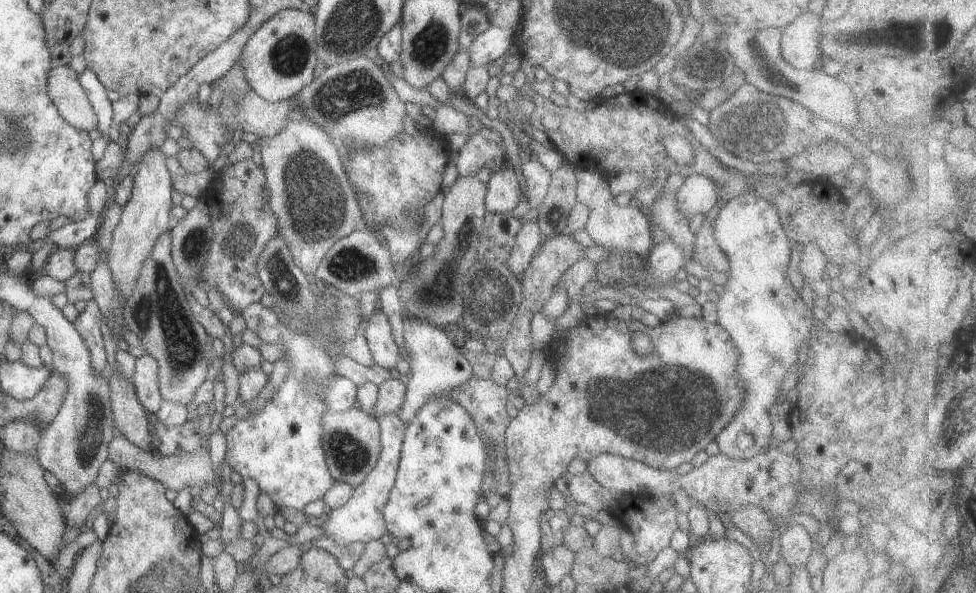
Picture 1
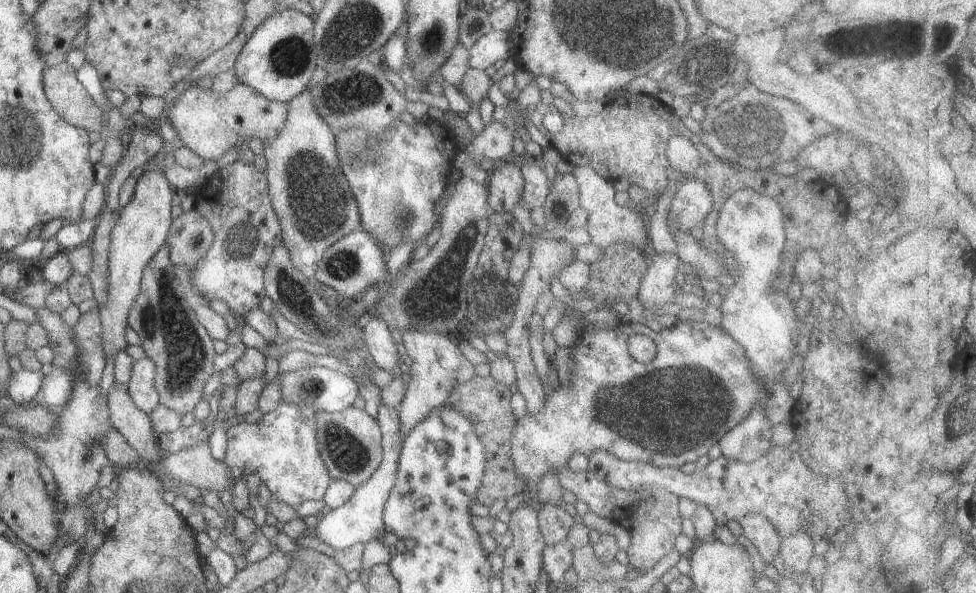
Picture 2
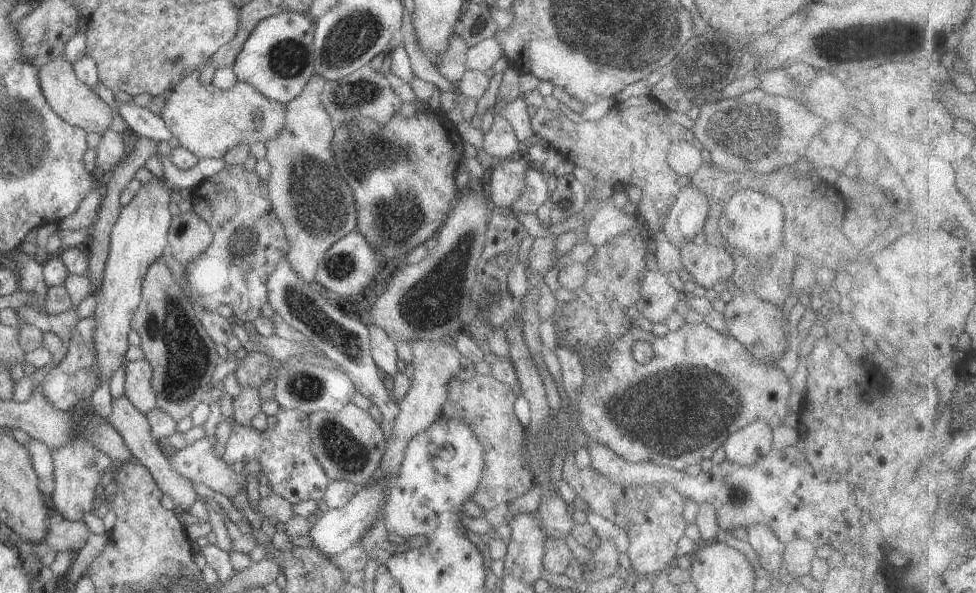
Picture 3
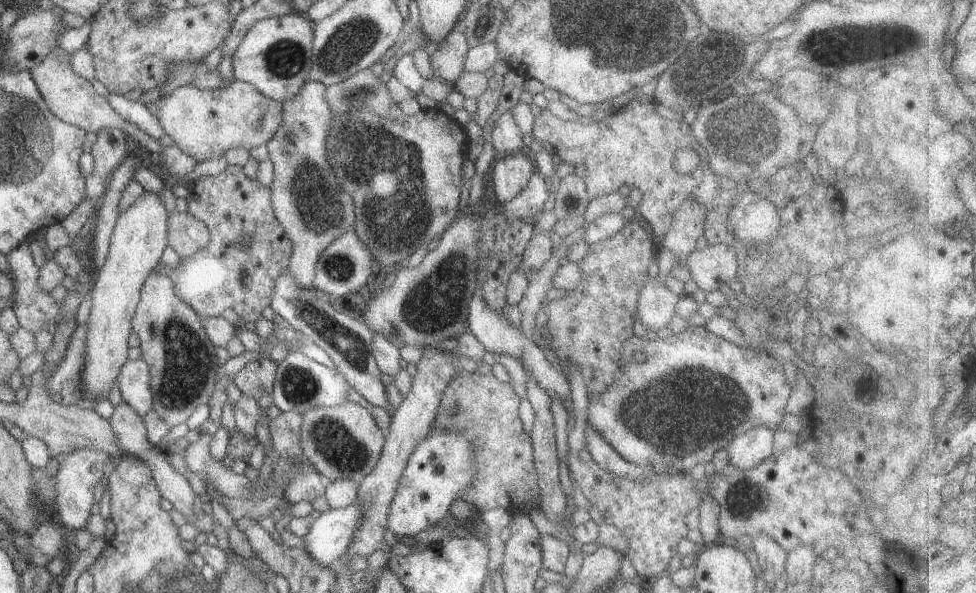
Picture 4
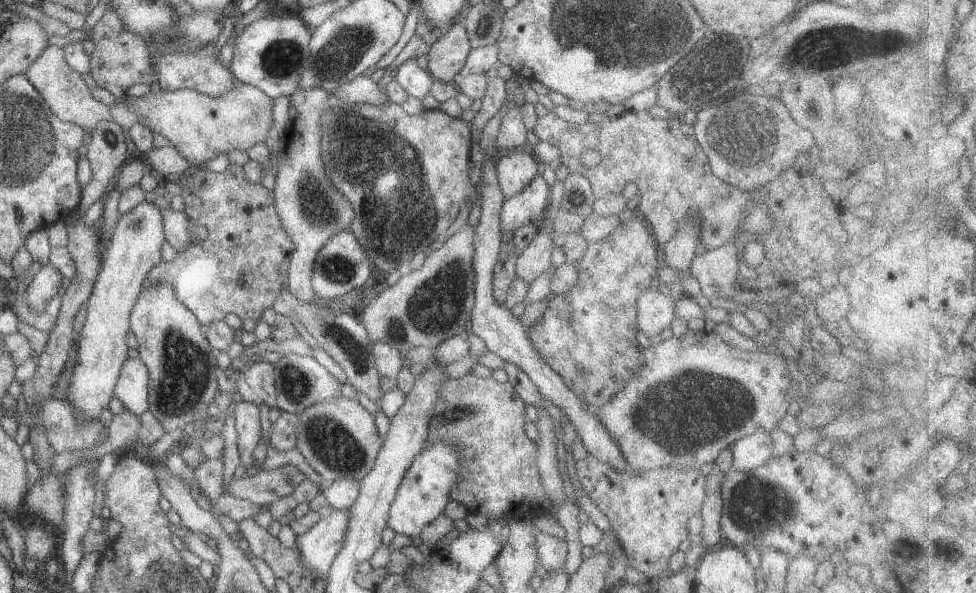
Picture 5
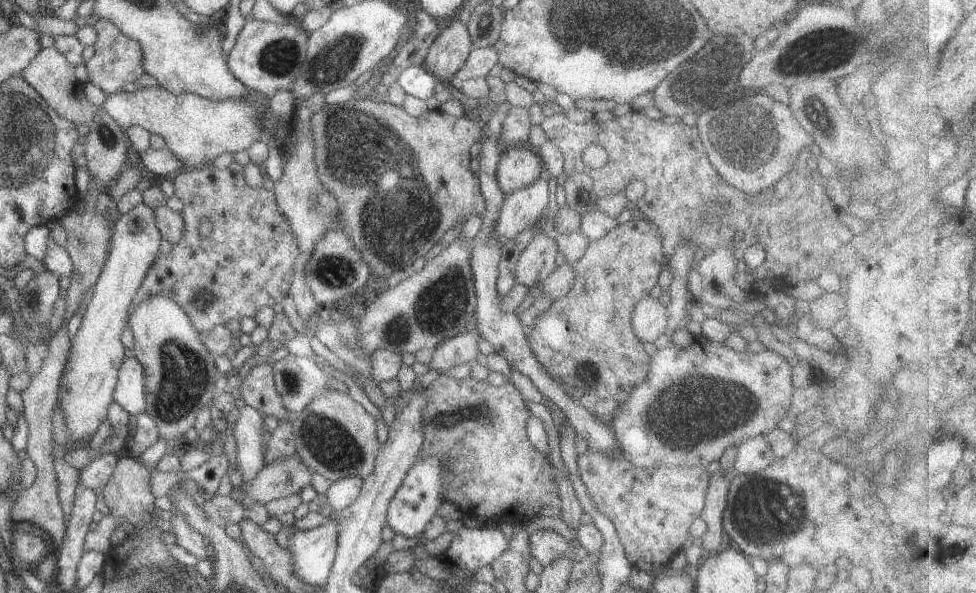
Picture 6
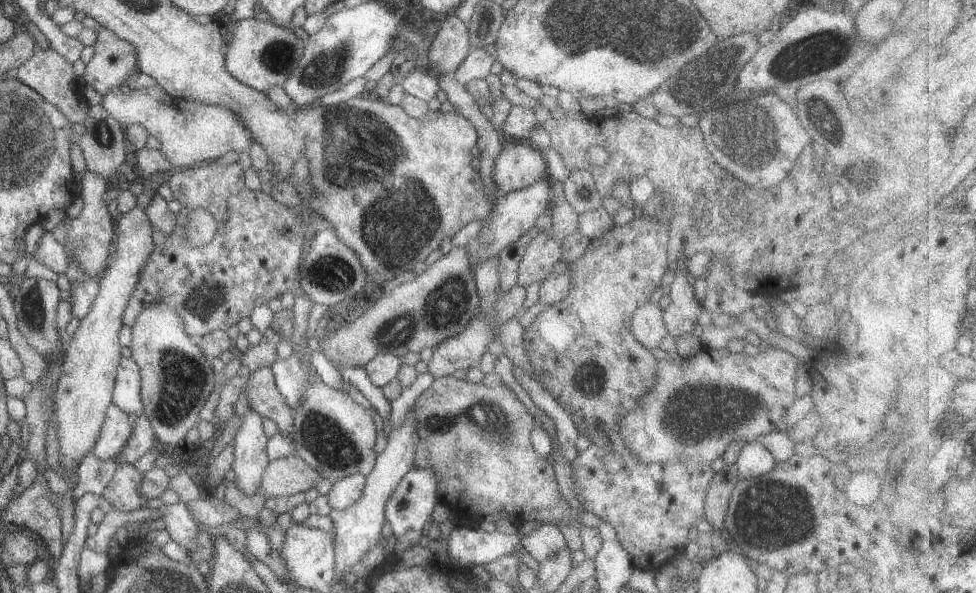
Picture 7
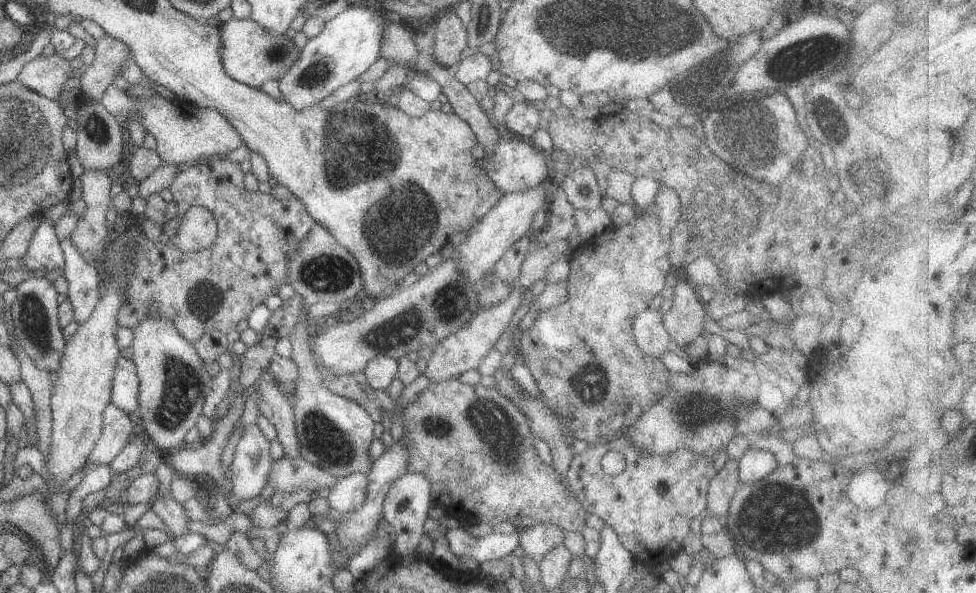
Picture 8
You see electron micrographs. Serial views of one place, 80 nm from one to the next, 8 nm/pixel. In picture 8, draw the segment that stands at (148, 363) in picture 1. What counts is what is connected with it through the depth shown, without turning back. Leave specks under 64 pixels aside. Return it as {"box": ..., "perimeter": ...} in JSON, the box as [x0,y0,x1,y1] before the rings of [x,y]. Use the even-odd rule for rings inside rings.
{"box":[110,355,138,413],"perimeter":[[[120,355],[115,359],[110,388],[110,403],[124,413],[136,412],[138,378],[135,365]]]}

